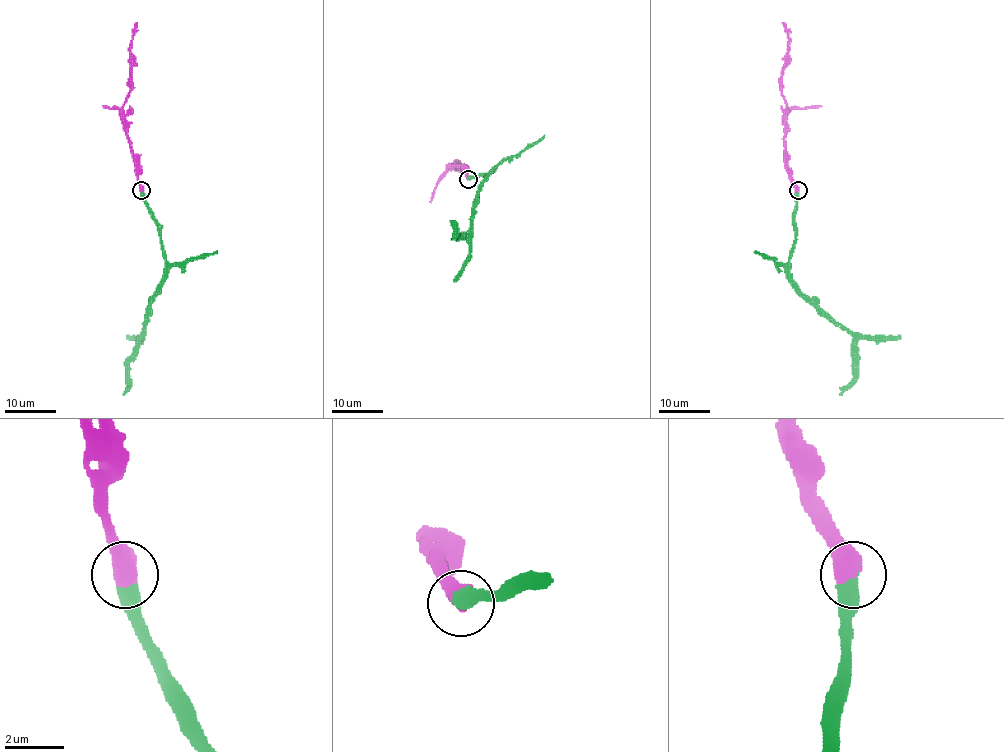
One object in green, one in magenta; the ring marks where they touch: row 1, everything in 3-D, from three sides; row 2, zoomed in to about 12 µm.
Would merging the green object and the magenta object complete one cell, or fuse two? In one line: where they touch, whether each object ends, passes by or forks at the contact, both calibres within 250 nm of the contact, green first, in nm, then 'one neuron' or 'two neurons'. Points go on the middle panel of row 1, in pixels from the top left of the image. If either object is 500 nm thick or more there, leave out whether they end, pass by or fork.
(468, 179) | 550/750 nm | one neuron

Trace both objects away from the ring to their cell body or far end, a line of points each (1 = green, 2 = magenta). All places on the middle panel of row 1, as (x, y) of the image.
1: (469, 178), (488, 176), (492, 171), (474, 201), (473, 228), (468, 234), (455, 234), (450, 220)
2: (469, 178), (459, 165), (450, 167), (457, 163), (459, 169), (464, 163)

